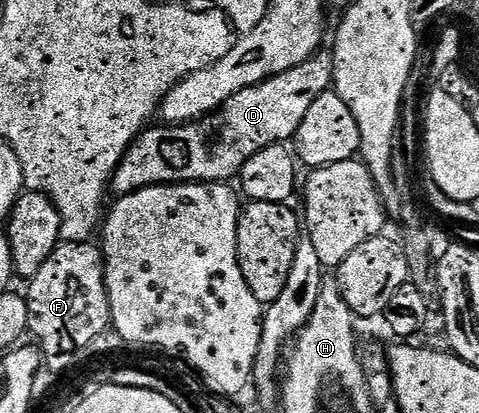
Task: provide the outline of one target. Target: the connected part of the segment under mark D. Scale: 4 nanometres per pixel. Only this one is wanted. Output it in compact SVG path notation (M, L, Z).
M317 53L312 58L302 61L302 65L286 73L278 73L253 87L244 86L242 93L234 93L234 97L227 99L218 111L220 128L216 131L218 137L213 148L212 135L203 127L205 125L203 122L149 126L137 135L128 152L122 157L122 161L117 165L110 180L111 190L113 192L116 190L115 194L122 196L134 193L143 187L153 187L163 183L222 183L235 180L240 170L246 165L246 161L254 157L254 153L275 143L287 144L295 140L296 131L302 125L302 117L306 117L310 105L314 105L314 101L318 101L318 97L322 97L322 93L326 93L331 87L331 54Z

